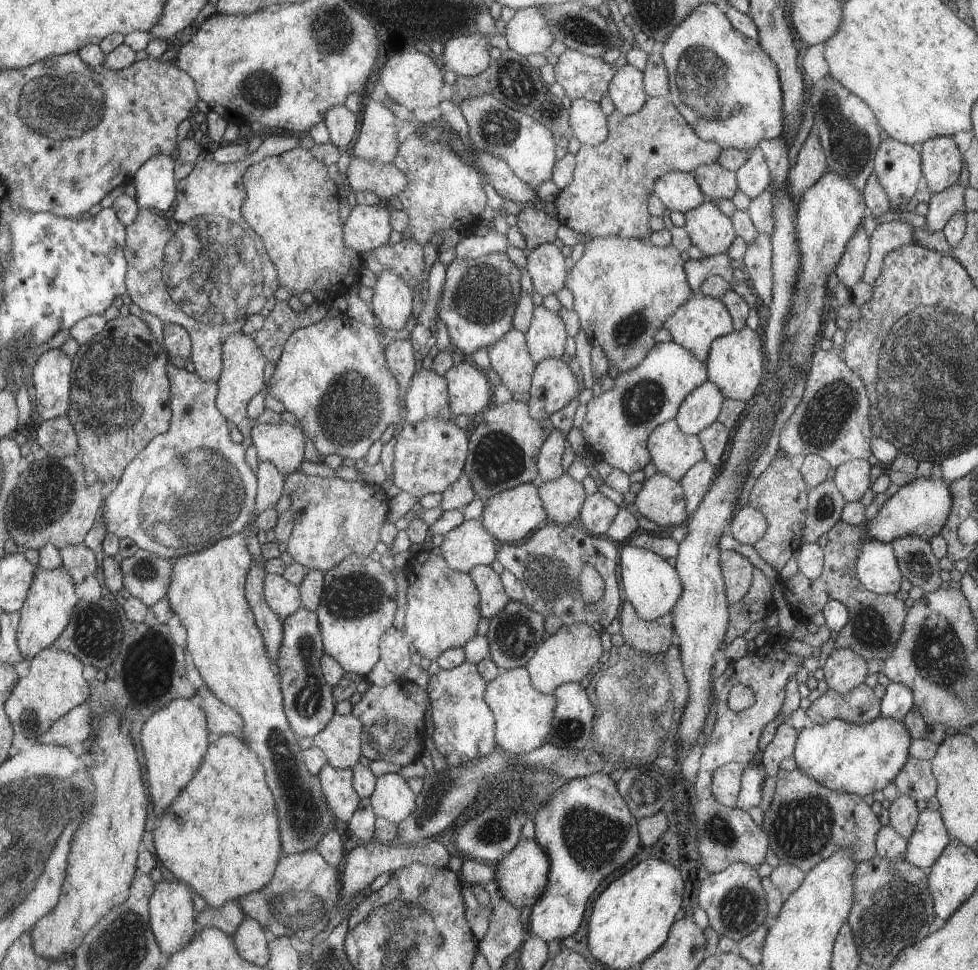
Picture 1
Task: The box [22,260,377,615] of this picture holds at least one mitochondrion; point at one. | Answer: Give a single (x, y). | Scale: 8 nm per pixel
(208, 491)

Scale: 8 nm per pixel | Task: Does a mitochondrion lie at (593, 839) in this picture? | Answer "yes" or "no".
yes

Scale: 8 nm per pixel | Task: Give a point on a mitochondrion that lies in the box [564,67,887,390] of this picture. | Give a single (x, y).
(850, 146)

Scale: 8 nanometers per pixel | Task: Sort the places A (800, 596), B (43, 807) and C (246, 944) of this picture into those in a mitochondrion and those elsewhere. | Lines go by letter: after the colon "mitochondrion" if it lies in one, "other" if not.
A: other
B: mitochondrion
C: other

